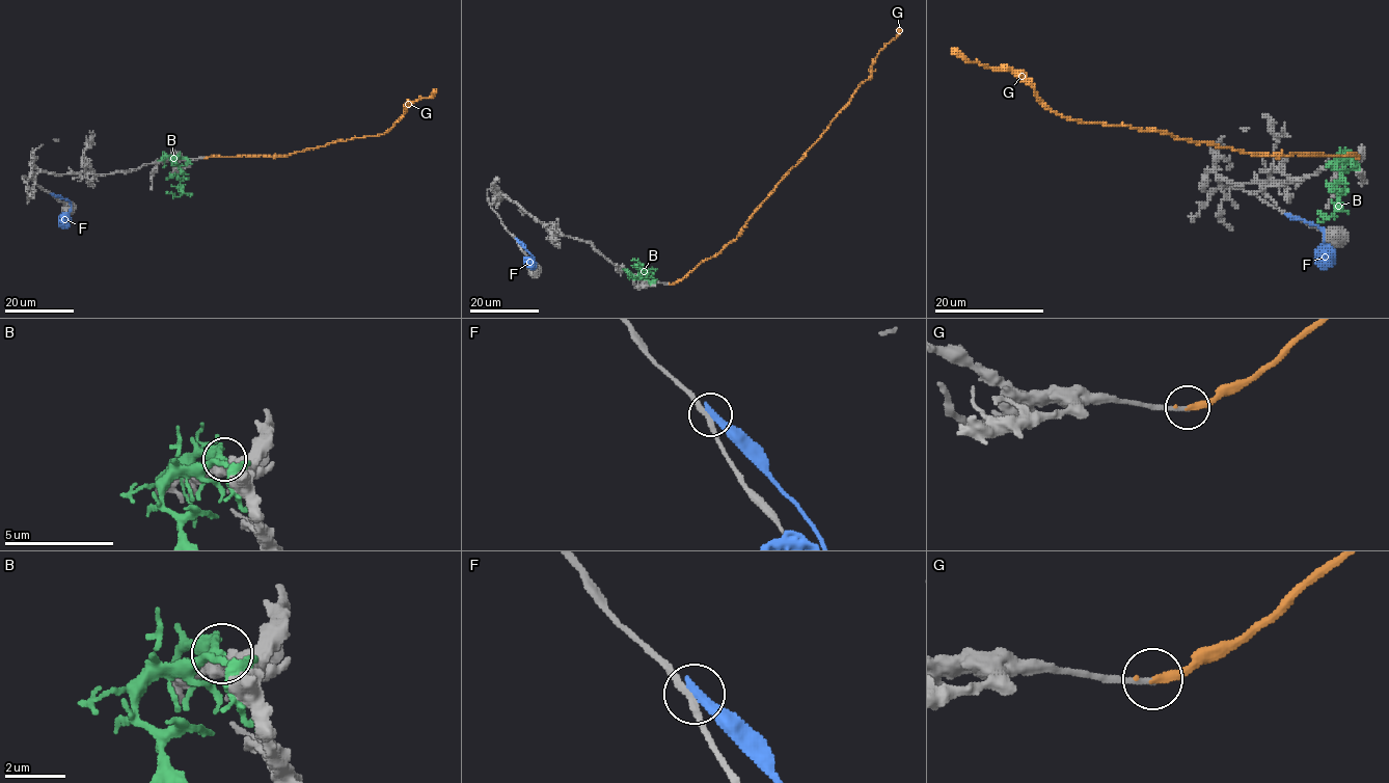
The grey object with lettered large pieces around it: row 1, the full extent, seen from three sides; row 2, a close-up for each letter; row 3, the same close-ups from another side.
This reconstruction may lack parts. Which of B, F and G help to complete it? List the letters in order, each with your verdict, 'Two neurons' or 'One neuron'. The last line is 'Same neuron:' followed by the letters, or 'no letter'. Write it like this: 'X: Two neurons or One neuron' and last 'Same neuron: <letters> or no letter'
B: Two neurons
F: Two neurons
G: One neuron
Same neuron: G

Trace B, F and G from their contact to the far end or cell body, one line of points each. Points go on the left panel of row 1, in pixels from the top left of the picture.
B: (176, 157), (175, 164), (181, 170), (182, 192), (179, 196), (165, 192)
F: (51, 193), (70, 204), (70, 209), (59, 219), (60, 226)
G: (207, 157), (271, 157), (338, 140), (382, 135), (405, 112), (407, 103), (430, 98), (435, 89)

